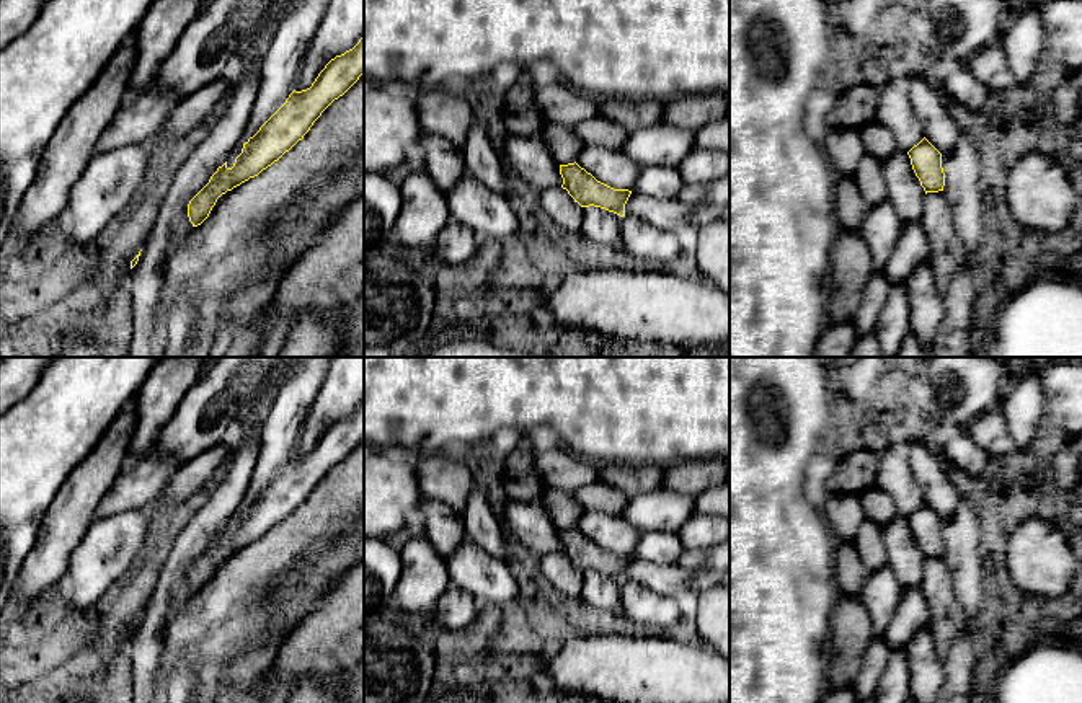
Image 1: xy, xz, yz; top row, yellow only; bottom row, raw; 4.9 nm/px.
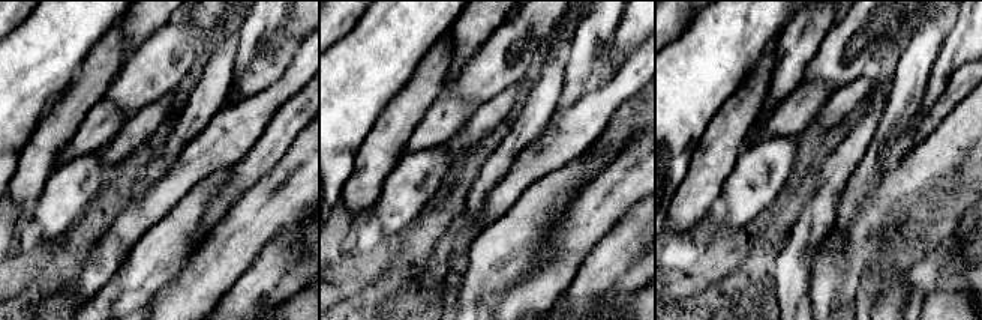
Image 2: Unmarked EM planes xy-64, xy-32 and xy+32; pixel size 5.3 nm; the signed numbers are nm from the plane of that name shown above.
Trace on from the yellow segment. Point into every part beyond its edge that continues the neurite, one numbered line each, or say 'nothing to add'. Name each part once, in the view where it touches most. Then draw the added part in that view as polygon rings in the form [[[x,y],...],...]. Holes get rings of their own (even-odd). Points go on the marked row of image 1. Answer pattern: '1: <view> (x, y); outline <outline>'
nothing to add

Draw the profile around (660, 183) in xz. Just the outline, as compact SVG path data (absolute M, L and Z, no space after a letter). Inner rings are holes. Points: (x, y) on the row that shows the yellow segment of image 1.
M643 168L633 191L653 199L677 199L684 186L676 168Z

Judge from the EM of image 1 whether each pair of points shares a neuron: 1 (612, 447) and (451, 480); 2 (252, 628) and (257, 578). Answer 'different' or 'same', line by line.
1: different
2: same

